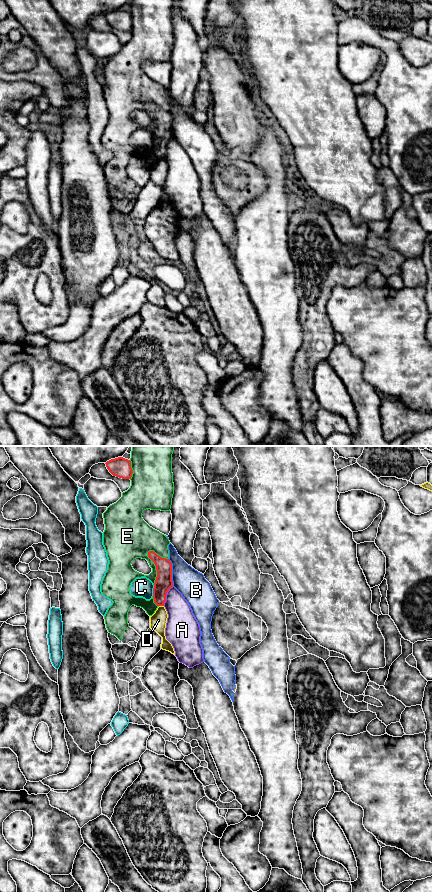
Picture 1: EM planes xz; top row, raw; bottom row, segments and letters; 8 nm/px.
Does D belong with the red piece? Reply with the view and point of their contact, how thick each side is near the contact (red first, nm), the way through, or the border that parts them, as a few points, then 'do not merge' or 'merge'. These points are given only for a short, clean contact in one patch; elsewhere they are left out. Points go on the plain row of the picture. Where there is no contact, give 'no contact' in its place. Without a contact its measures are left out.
meets red in xz at (161, 157); 140 nm thick on the red side, 140 nm on the other; border along xz (159, 157), (163, 158); do not merge

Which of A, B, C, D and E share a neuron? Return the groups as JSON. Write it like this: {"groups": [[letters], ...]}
{"groups": [["A"], ["B"], ["C"], ["D"], ["E"]]}

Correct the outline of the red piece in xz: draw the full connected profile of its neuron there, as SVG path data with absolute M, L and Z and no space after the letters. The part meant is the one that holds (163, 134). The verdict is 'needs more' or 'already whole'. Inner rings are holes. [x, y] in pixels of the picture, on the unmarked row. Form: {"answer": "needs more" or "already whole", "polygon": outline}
{"answer": "already whole", "polygon": "M149 103L148 109L154 114L157 122L153 140L154 155L157 158L164 158L167 144L173 139L172 115L169 111L160 109L154 103Z"}

